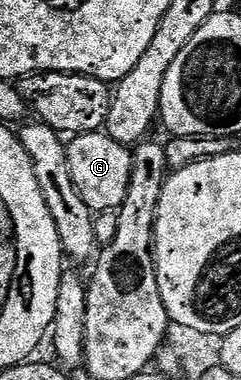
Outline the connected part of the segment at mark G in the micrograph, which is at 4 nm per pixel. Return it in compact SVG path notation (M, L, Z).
M104 130L88 131L74 135L65 148L71 181L79 197L94 213L116 211L127 197L127 185L131 183L132 150L126 144L115 141Z

